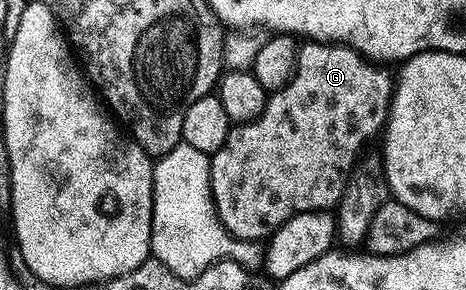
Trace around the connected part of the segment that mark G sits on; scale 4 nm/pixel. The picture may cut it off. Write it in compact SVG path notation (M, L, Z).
M304 42L299 45L296 69L288 84L269 95L257 120L229 127L226 142L222 142L219 150L211 153L212 202L230 235L237 240L260 242L271 237L290 218L304 212L332 210L339 205L353 179L352 167L364 143L376 135L377 139L385 131L388 122L394 76L384 68L387 67L342 44Z

